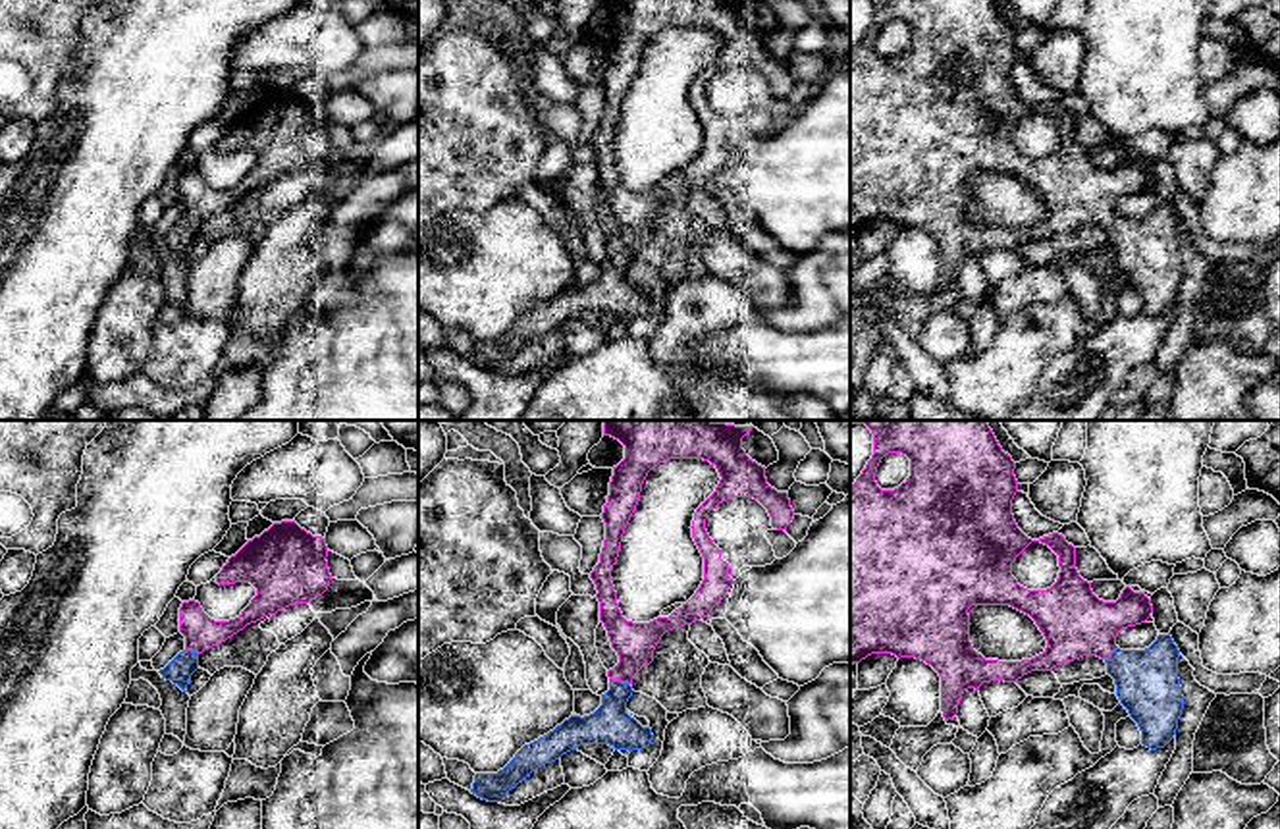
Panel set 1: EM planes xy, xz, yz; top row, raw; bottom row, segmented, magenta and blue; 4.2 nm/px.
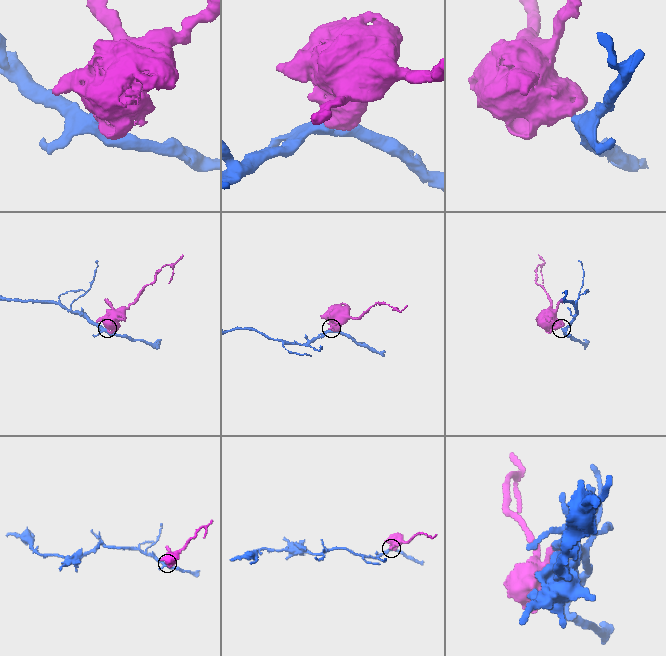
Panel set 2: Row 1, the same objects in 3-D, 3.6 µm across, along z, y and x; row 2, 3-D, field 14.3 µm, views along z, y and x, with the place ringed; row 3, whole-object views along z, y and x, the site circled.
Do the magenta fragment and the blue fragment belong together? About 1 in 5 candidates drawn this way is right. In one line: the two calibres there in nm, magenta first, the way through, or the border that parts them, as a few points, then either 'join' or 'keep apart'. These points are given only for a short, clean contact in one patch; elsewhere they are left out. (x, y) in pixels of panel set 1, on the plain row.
calibres 170 and 170 nm; way xz (635, 211), (633, 226), (619, 247), (610, 292); join

